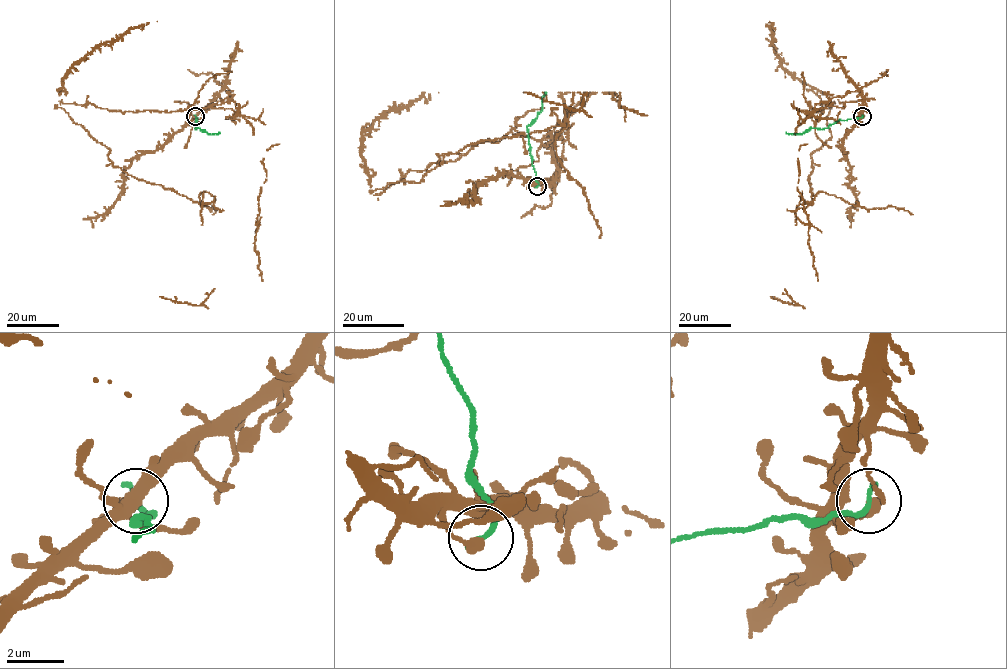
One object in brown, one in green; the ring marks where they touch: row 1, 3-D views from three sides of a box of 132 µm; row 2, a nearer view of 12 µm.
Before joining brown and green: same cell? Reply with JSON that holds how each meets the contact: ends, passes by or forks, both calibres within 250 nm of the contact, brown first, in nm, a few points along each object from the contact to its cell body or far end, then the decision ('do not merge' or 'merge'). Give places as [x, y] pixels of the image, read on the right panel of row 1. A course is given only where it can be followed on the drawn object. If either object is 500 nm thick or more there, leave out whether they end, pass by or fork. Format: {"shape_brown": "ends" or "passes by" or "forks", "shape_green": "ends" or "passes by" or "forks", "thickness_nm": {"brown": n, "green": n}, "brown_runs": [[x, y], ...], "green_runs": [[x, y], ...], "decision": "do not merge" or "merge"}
{"shape_brown": "ends", "shape_green": "ends", "thickness_nm": {"brown": 360, "green": 200}, "brown_runs": [[862, 117], [859, 89], [812, 109], [834, 102], [831, 136], [810, 156], [811, 205], [821, 192], [912, 214]], "green_runs": [[862, 117], [839, 120], [826, 128], [810, 128], [799, 134], [786, 134]], "decision": "do not merge"}

